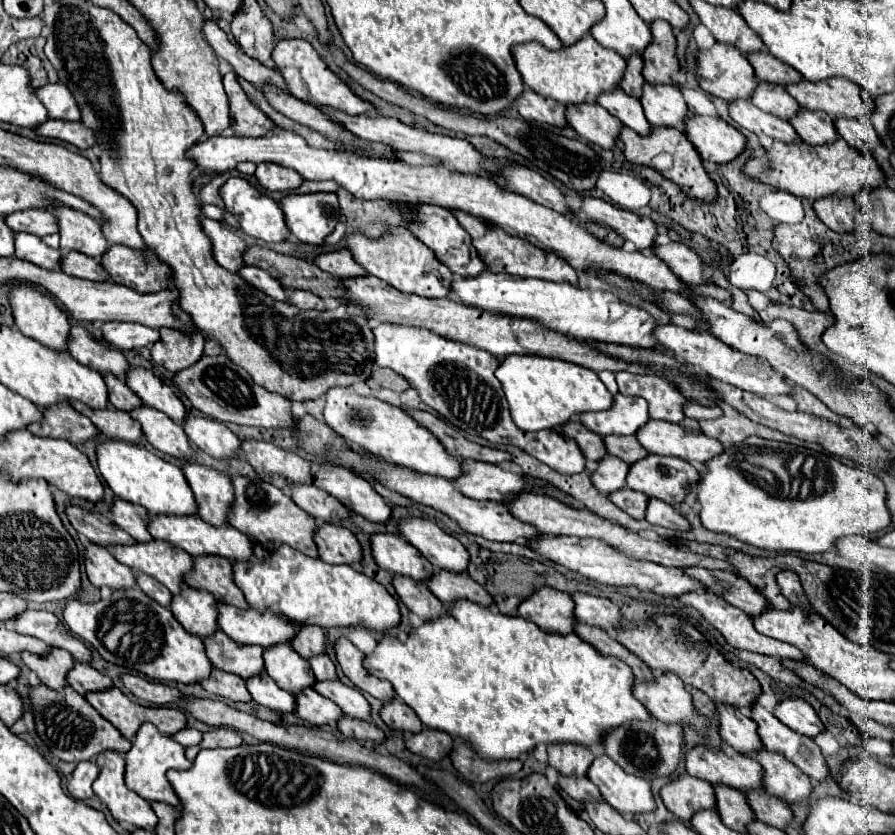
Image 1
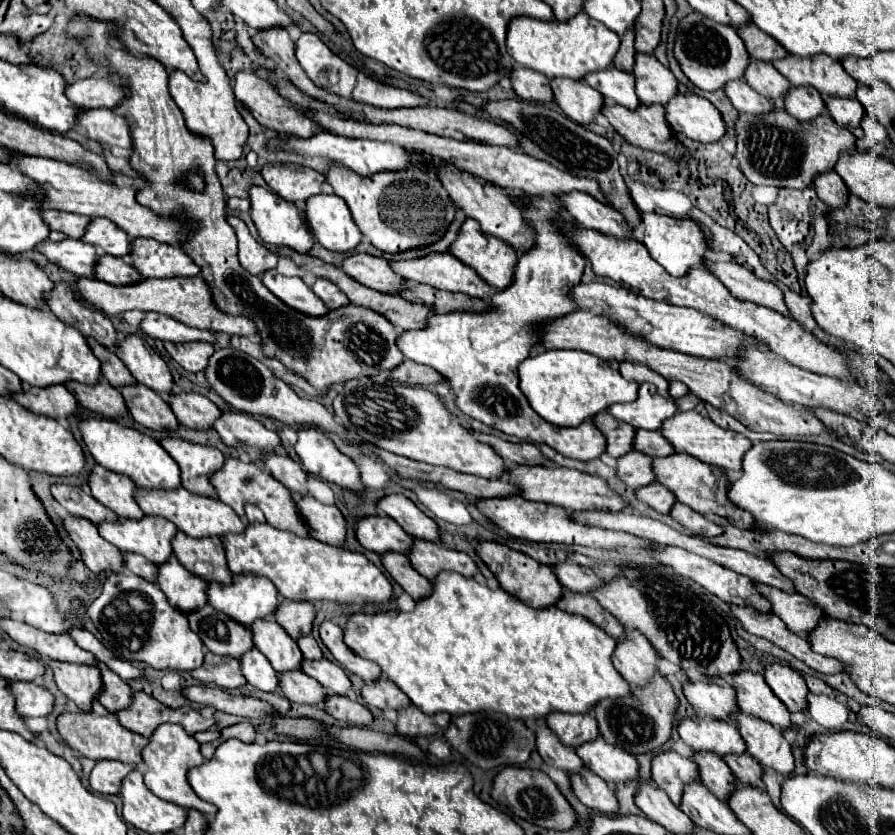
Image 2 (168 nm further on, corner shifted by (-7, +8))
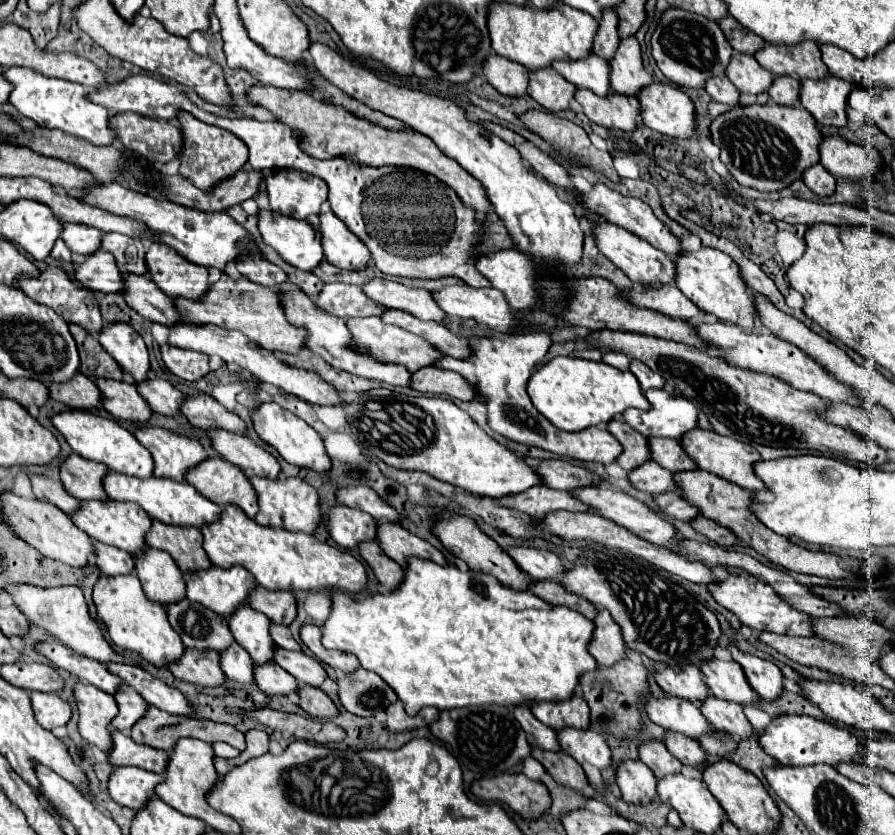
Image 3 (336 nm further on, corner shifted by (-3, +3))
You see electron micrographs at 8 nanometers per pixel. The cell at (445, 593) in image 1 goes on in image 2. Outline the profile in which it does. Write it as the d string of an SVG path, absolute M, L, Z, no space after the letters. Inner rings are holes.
M414 538L412 548L406 556L410 564L414 566L414 570L426 576L428 580L432 580L442 570L460 572L464 576L474 576L478 572L474 560L468 554L446 548L440 542L428 542L428 540Z

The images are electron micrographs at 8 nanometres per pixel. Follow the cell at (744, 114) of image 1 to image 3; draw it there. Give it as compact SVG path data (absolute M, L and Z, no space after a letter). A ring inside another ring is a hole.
M726 75L722 77L712 77L706 81L704 89L712 95L714 101L718 103L726 103L730 107L738 107L740 105L740 91L728 81Z

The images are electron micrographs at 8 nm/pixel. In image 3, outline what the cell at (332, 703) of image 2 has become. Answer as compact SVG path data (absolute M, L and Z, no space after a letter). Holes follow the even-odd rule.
M300 683L298 695L300 695L300 707L302 707L310 717L326 719L326 717L336 717L336 715L340 715L340 711L338 711L338 707L334 705L334 701L332 701L322 689L316 689L316 687L310 687L310 685Z

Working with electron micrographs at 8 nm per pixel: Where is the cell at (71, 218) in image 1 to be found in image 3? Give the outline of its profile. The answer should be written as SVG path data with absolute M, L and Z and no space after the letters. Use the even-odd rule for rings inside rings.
M104 233L104 241L100 241L100 249L114 255L116 265L122 273L144 275L144 255L148 251L148 243L136 237L124 237L120 233Z

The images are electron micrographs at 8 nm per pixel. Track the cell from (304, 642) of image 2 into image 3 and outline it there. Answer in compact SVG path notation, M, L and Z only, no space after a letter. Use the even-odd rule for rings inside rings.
M272 625L272 639L278 647L282 649L290 649L290 651L302 651L302 647L298 645L298 641L292 637L290 629L284 627L284 625Z

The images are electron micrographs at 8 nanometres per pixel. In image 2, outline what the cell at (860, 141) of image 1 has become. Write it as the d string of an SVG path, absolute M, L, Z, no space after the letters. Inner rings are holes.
M828 96L824 100L828 114L832 120L840 126L858 128L864 118L864 108L856 98L840 98L840 96Z

